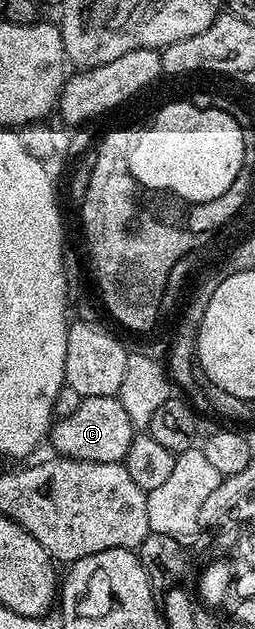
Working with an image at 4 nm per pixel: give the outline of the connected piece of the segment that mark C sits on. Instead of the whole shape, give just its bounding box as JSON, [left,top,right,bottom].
[49,395,137,463]

